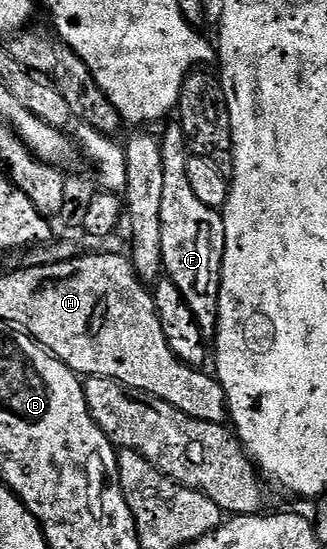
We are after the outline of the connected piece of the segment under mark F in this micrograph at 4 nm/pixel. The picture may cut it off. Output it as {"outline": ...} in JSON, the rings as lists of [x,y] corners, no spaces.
{"outline":[[[171,124],[159,143],[161,160],[165,164],[165,184],[161,195],[161,252],[163,253],[163,269],[166,277],[185,296],[185,304],[189,304],[189,312],[197,320],[203,337],[211,340],[215,337],[215,327],[219,324],[219,285],[223,275],[223,253],[225,252],[225,224],[222,213],[197,200],[193,188],[189,185],[189,176],[185,169],[189,157],[185,132],[177,124]]]}

